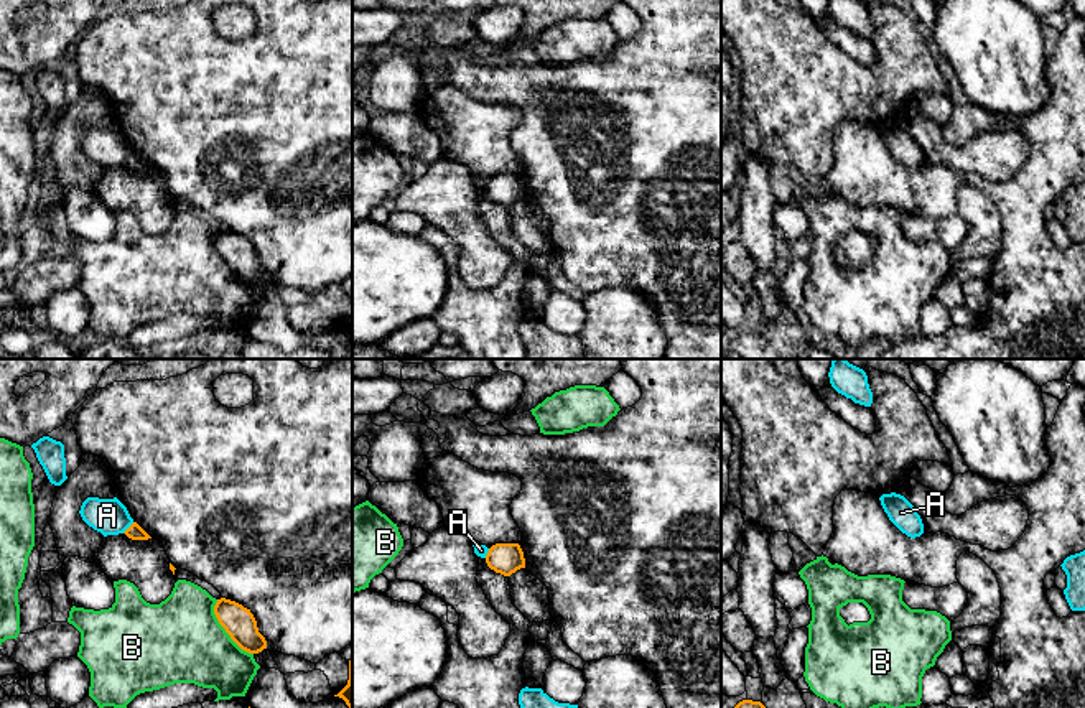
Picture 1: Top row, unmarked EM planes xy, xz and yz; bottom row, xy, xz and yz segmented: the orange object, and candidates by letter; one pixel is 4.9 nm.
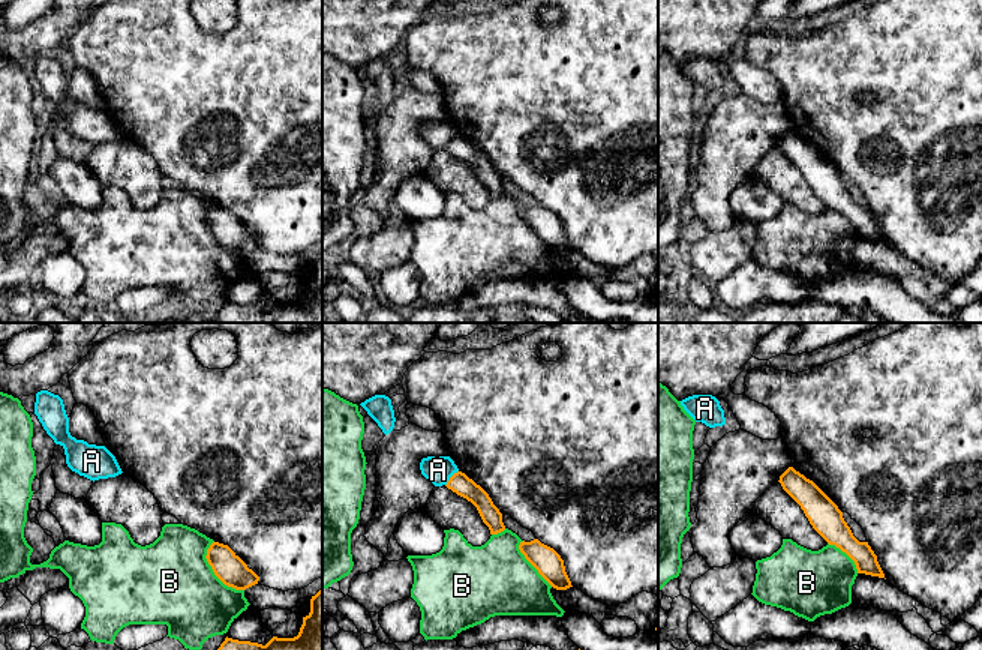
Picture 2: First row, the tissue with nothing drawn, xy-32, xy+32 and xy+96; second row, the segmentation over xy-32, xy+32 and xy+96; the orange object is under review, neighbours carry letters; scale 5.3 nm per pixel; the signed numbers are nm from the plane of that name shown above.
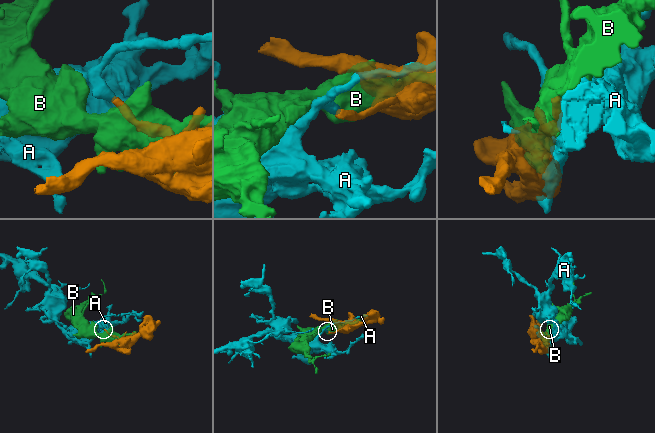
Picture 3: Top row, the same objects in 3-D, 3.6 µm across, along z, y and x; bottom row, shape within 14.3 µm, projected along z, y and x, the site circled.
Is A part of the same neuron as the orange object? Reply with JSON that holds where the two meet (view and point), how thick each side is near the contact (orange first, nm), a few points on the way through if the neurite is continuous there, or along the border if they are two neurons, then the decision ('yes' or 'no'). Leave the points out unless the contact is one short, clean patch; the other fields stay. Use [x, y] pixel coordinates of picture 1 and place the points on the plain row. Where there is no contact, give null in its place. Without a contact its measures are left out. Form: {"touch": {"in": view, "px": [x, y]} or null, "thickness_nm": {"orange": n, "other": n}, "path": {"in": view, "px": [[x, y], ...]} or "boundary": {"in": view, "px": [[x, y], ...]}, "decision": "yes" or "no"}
{"touch": {"in": "xy", "px": [129, 158]}, "thickness_nm": {"orange": 80, "other": 180}, "boundary": {"in": "xy", "px": [[134, 153], [122, 163]]}, "decision": "no"}

